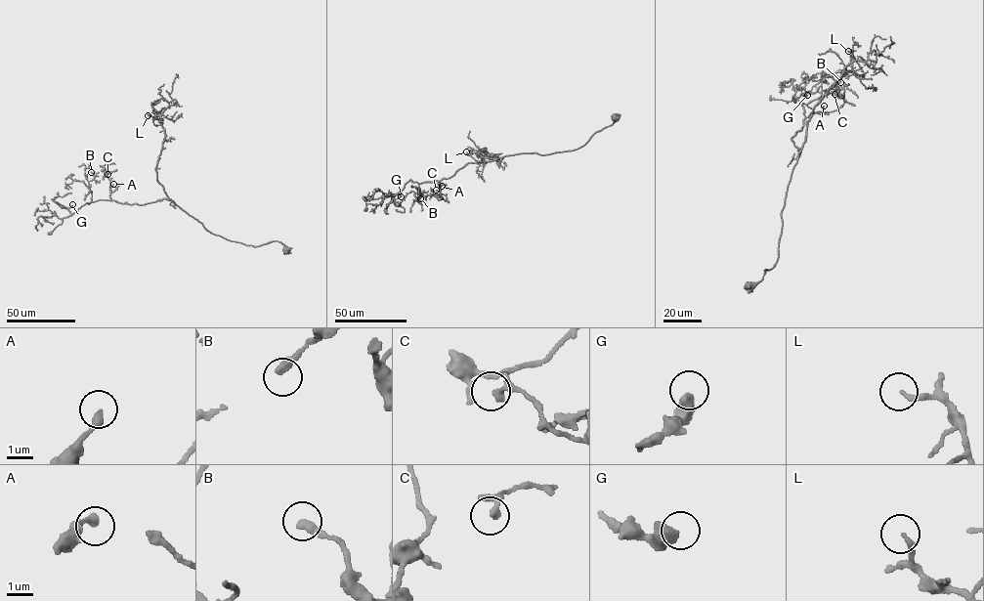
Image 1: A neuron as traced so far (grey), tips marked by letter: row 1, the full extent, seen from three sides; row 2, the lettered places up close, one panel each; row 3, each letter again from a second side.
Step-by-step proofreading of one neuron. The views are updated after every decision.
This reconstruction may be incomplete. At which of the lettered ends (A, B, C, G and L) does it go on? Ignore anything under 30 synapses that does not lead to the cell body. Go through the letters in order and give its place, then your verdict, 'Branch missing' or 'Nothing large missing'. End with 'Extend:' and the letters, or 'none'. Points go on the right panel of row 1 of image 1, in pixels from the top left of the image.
A: Place: (824, 106). Nothing large missing
B: Place: (840, 82). Nothing large missing
C: Place: (834, 94). Nothing large missing
G: Place: (807, 95). Nothing large missing
L: Place: (848, 51). Nothing large missing
Extend: none

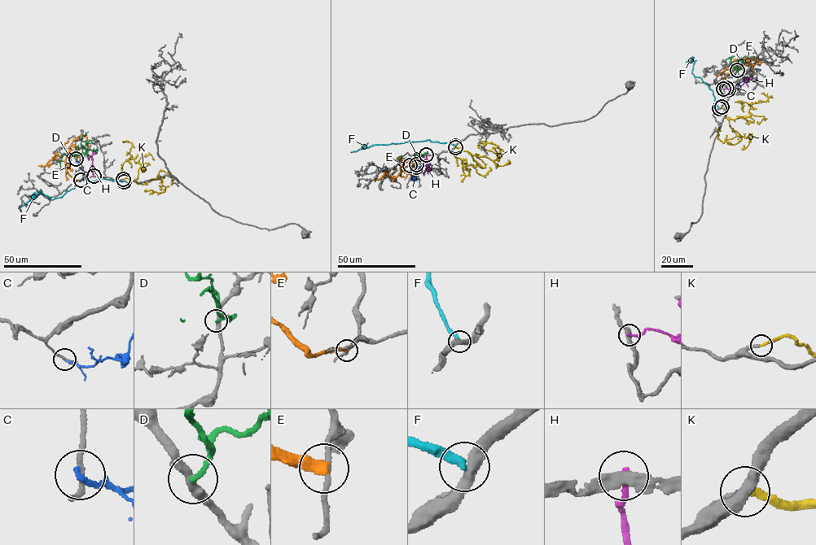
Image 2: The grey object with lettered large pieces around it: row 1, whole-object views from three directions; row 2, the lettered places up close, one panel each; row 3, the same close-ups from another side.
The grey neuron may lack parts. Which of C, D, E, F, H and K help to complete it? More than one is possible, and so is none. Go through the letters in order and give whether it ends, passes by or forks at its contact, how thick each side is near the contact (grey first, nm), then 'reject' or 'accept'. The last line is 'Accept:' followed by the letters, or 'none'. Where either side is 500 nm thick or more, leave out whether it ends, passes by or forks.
C: it ends | 190/190 nm | reject
D: it ends | 340/190 nm | reject
E: it ends | 170/400 nm | reject
F: it ends | 400/340 nm | reject
H: it ends | 320/240 nm | reject
K: it ends | 260/240 nm | accept
Accept: K

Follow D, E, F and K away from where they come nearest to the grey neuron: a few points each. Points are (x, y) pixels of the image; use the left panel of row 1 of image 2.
D: (76, 159), (81, 153), (86, 152), (85, 143), (89, 140), (98, 141)
E: (81, 180), (75, 180), (69, 175), (65, 159), (72, 143), (79, 136), (86, 137), (86, 143), (89, 147)
F: (124, 181), (97, 180), (70, 189), (53, 199), (40, 191), (19, 209)
K: (123, 179), (127, 178), (142, 184), (160, 179), (164, 186), (163, 192), (146, 191)

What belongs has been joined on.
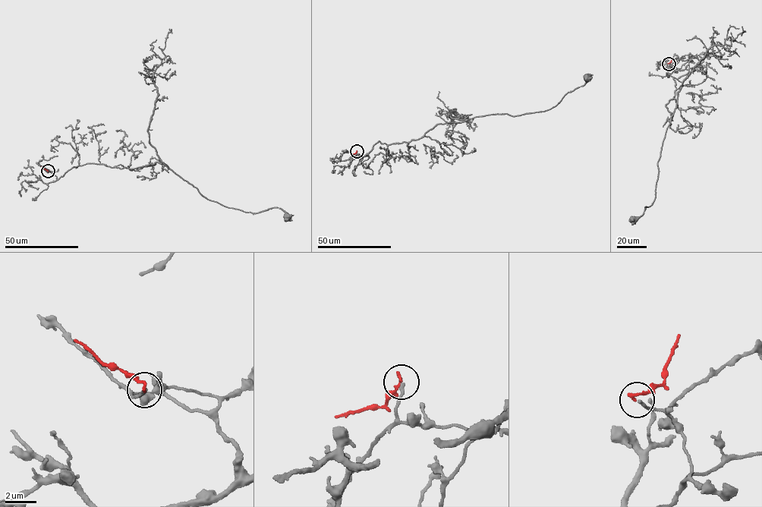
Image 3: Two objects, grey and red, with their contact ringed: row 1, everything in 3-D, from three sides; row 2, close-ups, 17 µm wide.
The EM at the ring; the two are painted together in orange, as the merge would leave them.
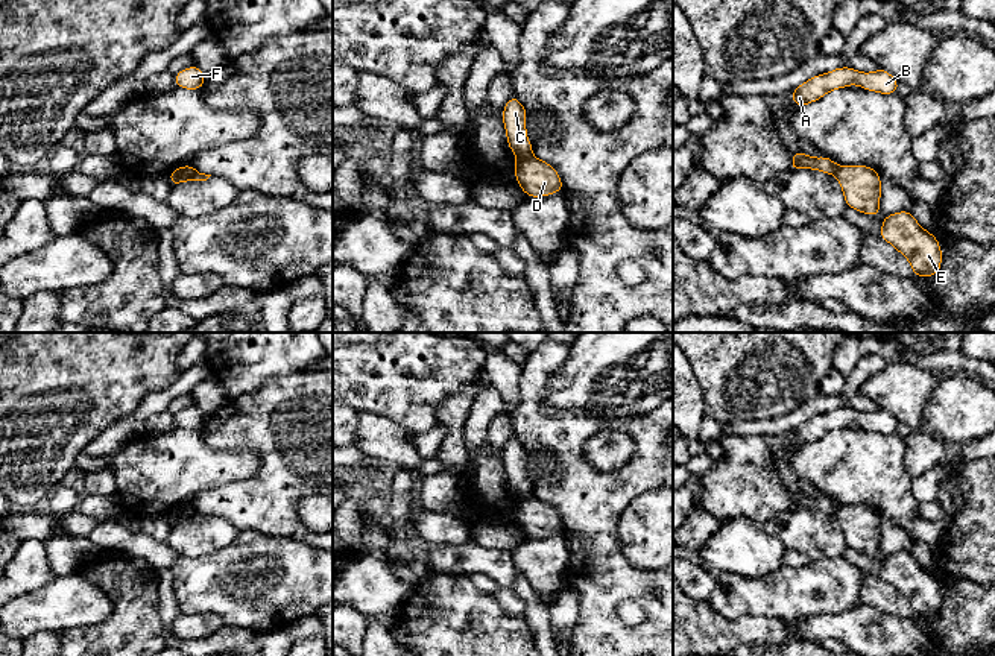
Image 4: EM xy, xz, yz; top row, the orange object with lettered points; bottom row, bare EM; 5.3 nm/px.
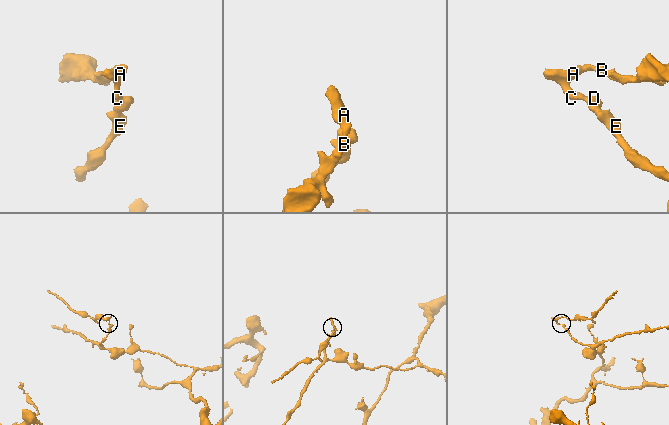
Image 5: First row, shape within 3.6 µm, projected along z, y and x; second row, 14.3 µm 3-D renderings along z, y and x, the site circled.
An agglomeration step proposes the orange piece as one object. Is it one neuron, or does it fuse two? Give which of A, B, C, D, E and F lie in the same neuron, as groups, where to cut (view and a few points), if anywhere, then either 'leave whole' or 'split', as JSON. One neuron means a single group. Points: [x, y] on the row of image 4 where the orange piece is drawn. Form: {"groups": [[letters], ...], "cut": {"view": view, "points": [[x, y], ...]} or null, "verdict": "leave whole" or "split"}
{"groups": [["A", "B", "C", "F"], ["D", "E"]], "cut": {"view": "xz", "points": [[530, 152], [517, 157]]}, "verdict": "split"}

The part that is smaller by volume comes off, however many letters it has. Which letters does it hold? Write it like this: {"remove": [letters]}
{"remove": ["A", "B", "C", "F"]}

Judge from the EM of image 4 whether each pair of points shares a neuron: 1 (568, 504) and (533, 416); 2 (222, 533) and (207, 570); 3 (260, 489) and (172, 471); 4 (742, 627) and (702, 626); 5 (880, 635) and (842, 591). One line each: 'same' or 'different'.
1: same
2: different
3: different
4: same
5: different

